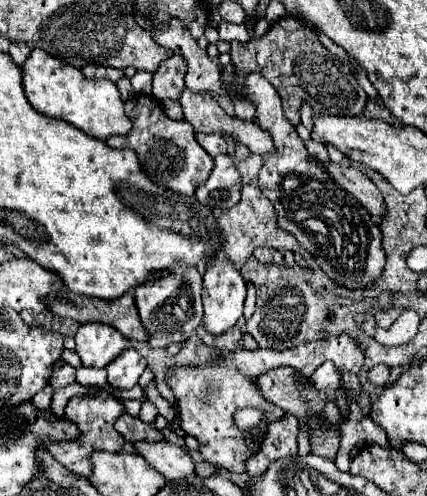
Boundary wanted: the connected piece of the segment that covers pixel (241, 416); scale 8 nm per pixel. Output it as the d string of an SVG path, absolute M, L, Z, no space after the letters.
M244 408L244 410L238 412L238 416L236 416L240 428L250 428L250 426L254 426L254 424L260 424L260 418L262 418L262 414L256 412L254 408Z

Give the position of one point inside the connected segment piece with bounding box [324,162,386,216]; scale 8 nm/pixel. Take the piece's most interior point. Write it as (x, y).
(357, 183)

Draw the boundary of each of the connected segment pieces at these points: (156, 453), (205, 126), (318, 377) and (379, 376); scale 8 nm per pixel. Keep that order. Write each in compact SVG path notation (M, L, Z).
M142 440L136 442L134 448L166 480L178 480L194 474L194 460L190 458L190 454L172 442Z
M184 90L180 100L184 110L184 120L194 126L196 132L206 134L222 134L226 138L234 138L250 148L250 152L258 152L260 156L268 154L274 144L270 144L270 136L262 132L262 128L254 128L254 122L244 122L228 116L210 94L196 94Z
M330 362L322 364L312 378L314 378L314 384L318 384L318 388L326 388L326 392L334 392L334 388L342 388L338 370Z
M378 364L378 366L370 368L370 372L368 372L368 380L376 386L386 386L388 376L390 376L390 368L384 364Z

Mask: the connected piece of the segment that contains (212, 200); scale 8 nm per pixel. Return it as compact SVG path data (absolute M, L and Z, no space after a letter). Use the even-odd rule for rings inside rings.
M228 154L214 158L214 170L210 178L198 186L196 198L200 204L206 206L220 206L220 208L232 208L240 202L240 190L242 190L242 176L232 164Z

